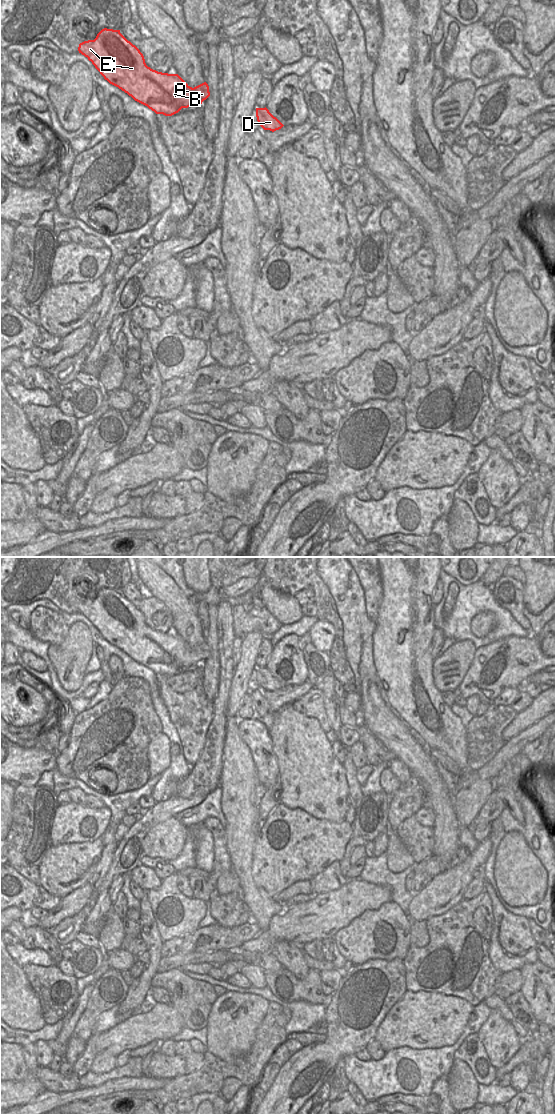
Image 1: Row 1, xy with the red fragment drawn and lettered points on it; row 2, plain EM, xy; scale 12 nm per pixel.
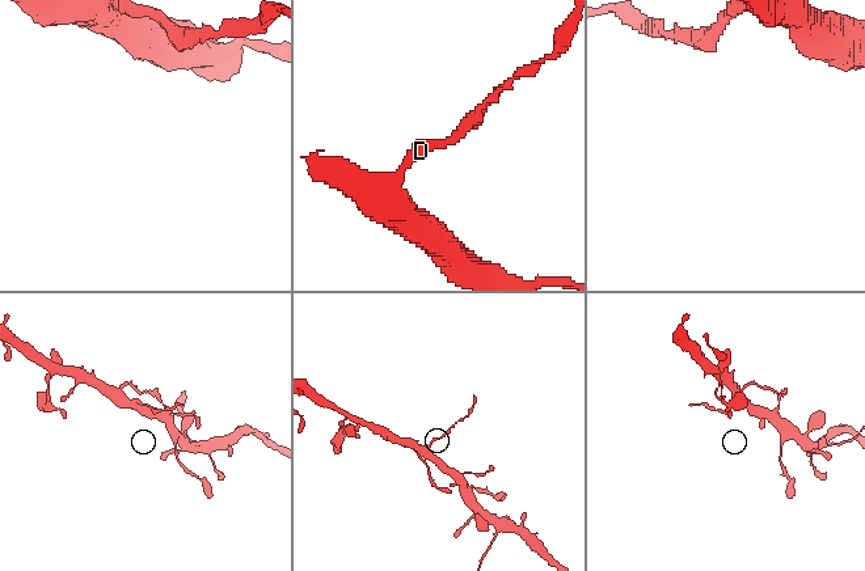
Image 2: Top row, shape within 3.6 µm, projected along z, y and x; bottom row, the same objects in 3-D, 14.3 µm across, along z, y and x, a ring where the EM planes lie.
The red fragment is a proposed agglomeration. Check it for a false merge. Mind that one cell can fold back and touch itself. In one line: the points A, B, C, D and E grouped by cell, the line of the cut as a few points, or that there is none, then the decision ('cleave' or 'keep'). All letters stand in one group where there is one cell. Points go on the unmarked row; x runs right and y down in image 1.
A B C E / D; cut in xy along (269, 672), (263, 674), (260, 685); cleave

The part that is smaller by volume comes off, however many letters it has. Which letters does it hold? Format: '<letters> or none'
D

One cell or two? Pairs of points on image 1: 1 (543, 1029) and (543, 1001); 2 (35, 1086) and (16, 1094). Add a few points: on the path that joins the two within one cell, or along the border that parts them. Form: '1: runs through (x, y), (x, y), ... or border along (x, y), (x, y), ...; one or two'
1: border along (539, 1021), (544, 1024); two
2: runs through (30, 1087), (21, 1092); one

